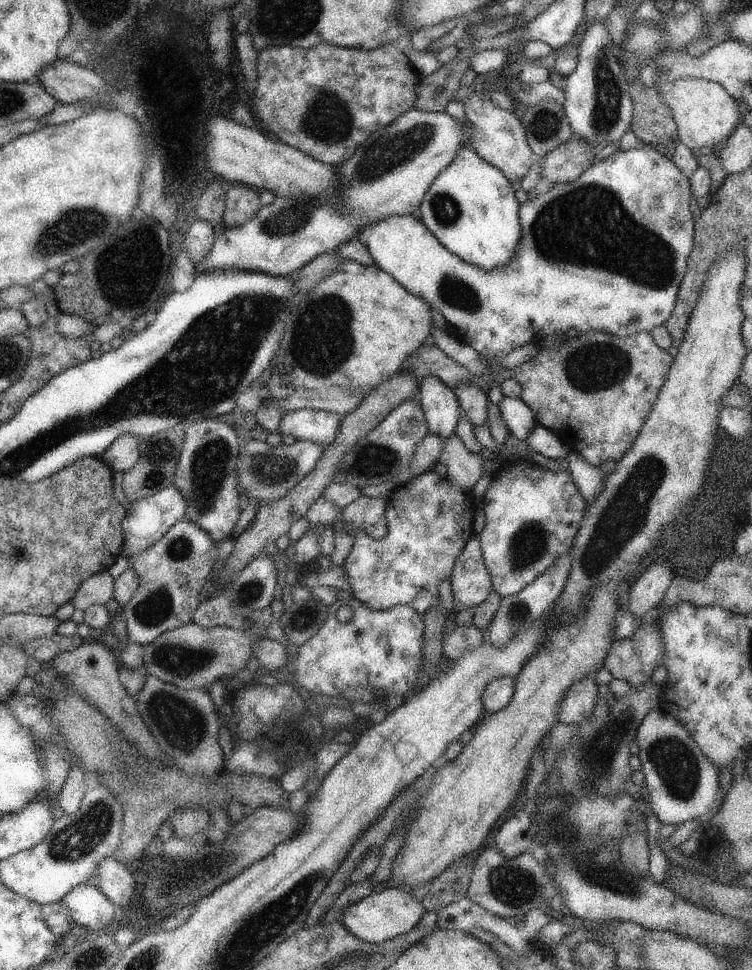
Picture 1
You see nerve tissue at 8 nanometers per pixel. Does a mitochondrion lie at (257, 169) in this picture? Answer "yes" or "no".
no

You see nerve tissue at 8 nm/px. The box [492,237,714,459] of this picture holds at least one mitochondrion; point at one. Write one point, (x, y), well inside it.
(594, 366)

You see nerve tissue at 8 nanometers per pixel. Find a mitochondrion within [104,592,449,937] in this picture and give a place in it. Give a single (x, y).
(161, 885)

